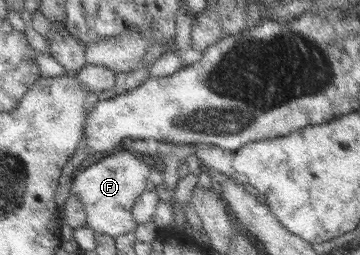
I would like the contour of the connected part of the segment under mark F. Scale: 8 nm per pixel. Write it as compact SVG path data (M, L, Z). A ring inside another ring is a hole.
M119 148L93 165L84 169L79 168L72 176L68 192L80 199L86 218L86 227L94 234L106 235L113 239L132 234L136 226L130 209L146 189L149 170L148 165L142 160L136 159Z

